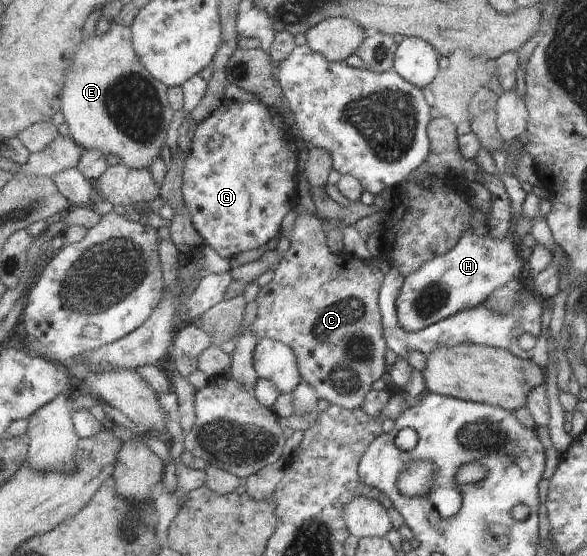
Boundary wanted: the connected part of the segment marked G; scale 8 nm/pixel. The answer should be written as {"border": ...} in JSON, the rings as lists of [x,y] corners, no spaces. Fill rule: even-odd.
{"border":[[[224,100],[224,102],[206,119],[199,124],[199,129],[195,133],[194,142],[188,163],[185,165],[186,172],[184,177],[184,195],[186,205],[193,215],[193,224],[204,238],[206,244],[213,247],[222,257],[231,258],[241,255],[246,251],[264,248],[267,243],[271,243],[284,228],[285,219],[292,213],[301,203],[301,195],[299,195],[299,149],[297,143],[293,141],[296,137],[295,130],[285,117],[280,114],[278,109],[264,105],[260,100],[258,103],[253,101]]]}

